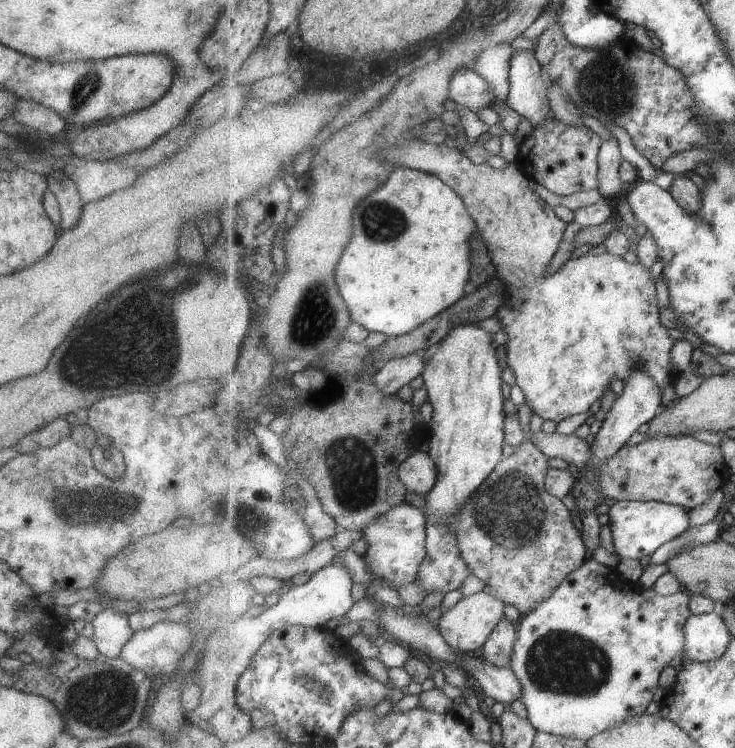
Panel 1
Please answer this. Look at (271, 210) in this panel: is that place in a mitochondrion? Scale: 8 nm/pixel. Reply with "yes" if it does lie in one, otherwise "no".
no

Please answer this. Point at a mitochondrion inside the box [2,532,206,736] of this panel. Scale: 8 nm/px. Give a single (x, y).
(106, 703)

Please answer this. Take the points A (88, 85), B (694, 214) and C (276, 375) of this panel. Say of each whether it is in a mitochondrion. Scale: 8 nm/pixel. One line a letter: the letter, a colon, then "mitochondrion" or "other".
A: mitochondrion
B: other
C: other

